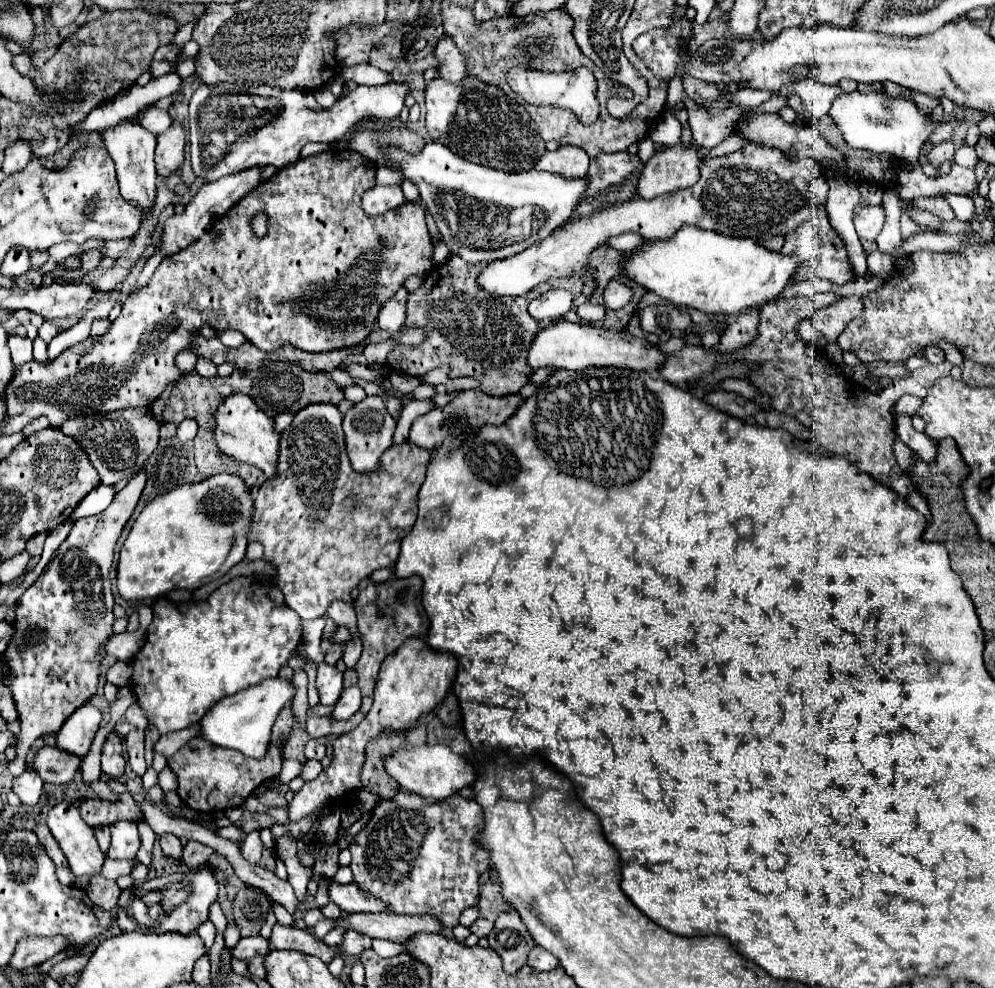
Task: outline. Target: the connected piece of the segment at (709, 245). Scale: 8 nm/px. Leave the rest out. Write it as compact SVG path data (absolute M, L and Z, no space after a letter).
M684 225L672 239L648 241L644 249L626 255L624 271L648 291L654 291L676 305L728 317L778 299L796 267L796 255L770 251L752 239L728 237Z

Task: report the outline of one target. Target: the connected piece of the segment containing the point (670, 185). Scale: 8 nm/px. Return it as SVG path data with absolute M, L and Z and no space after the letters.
M682 143L666 147L666 151L656 153L644 167L638 181L638 195L642 199L654 199L658 195L674 193L692 187L698 177L700 159L694 147L684 147Z

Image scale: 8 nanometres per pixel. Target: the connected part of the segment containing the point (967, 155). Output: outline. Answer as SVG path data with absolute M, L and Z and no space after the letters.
M964 143L956 151L956 155L954 155L954 163L962 165L962 167L968 167L968 169L974 169L976 167L976 151L974 151L974 147L970 147L970 145Z

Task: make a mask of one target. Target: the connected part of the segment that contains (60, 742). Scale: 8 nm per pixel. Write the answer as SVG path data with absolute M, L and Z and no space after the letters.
M84 703L68 721L62 725L62 729L56 735L56 745L72 755L86 757L90 751L90 745L94 741L96 731L100 729L102 713L92 703Z

